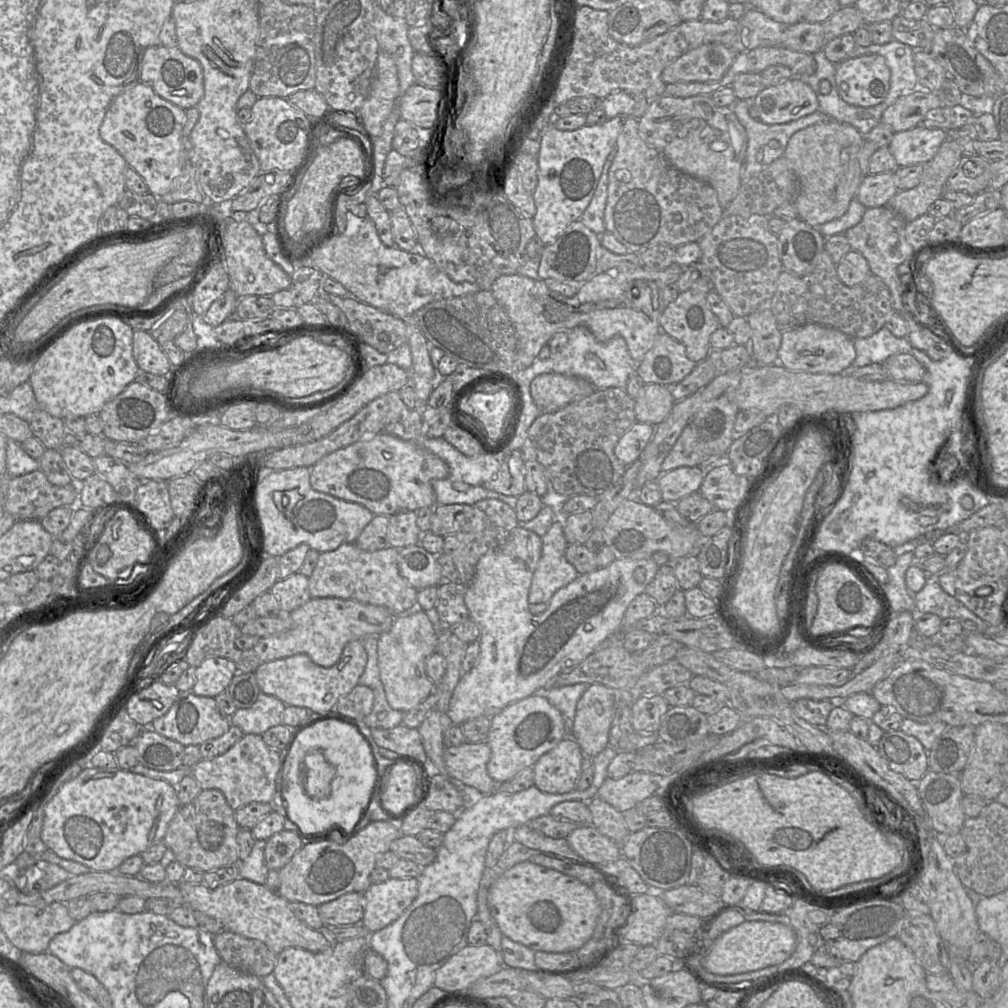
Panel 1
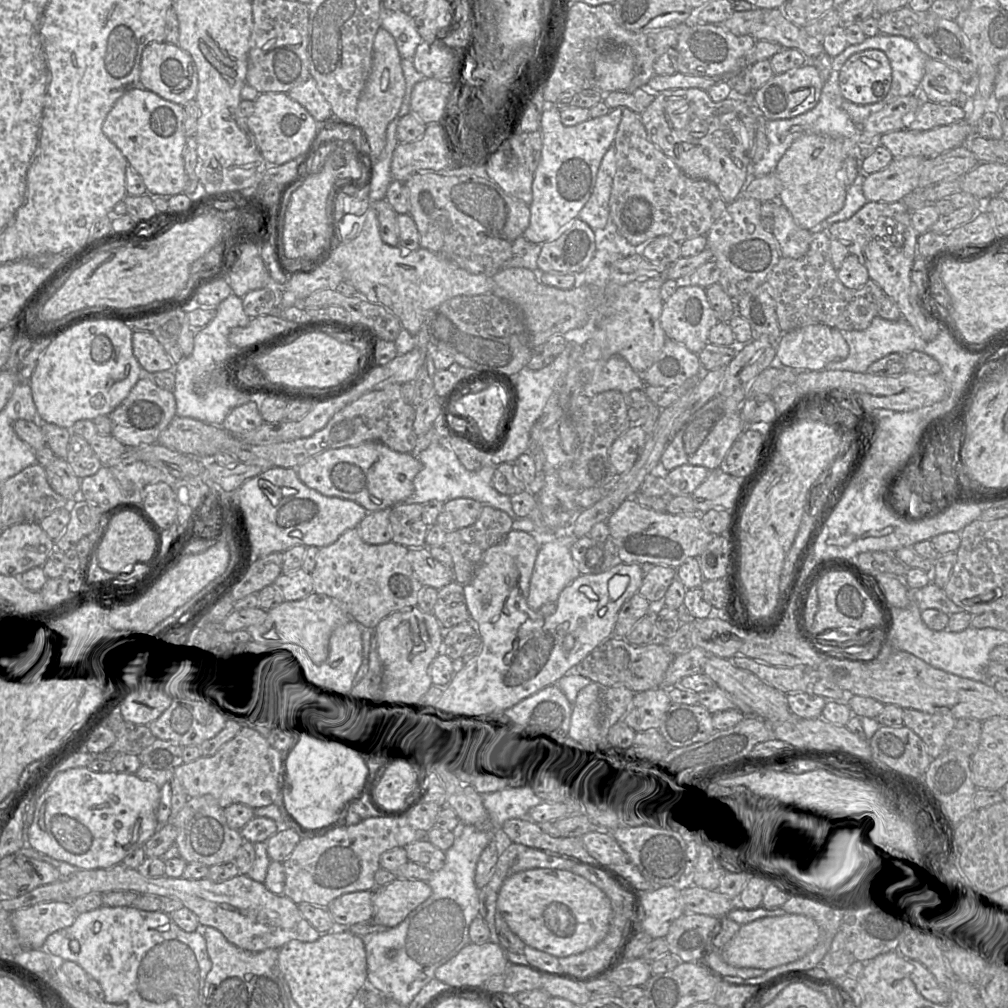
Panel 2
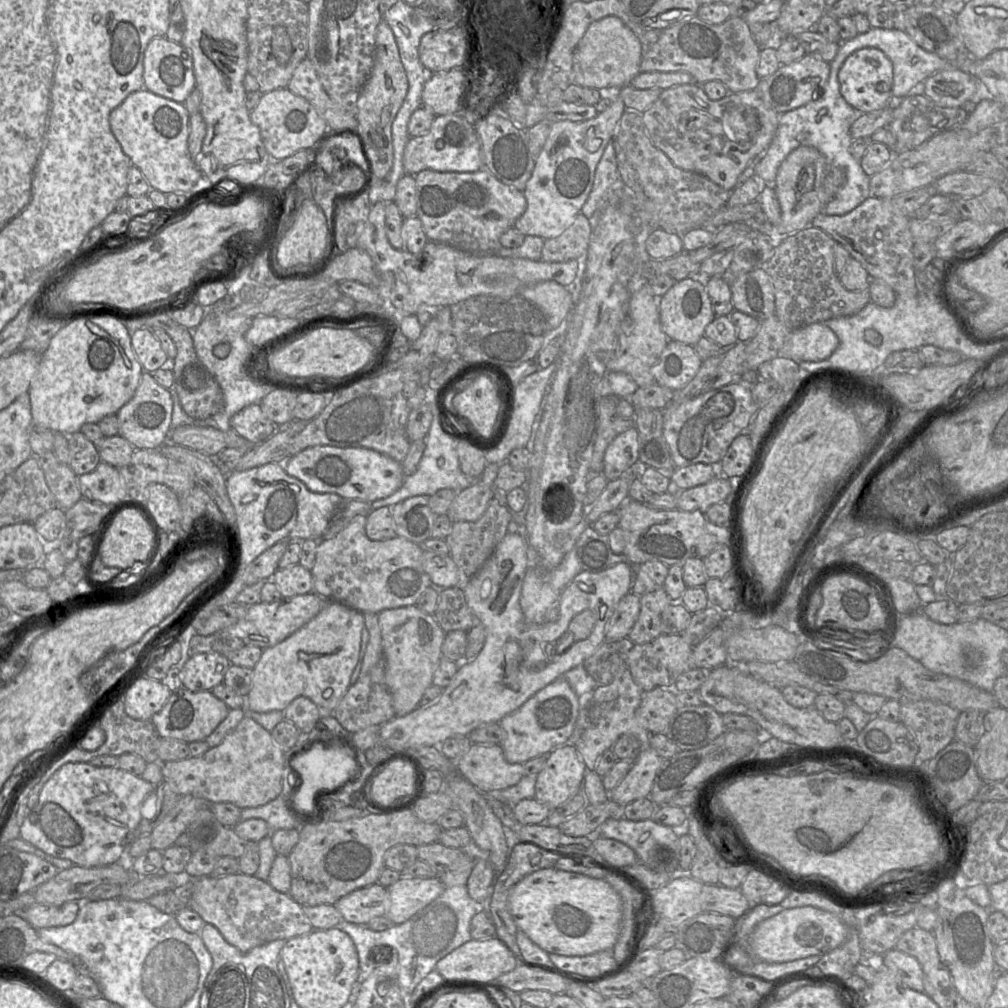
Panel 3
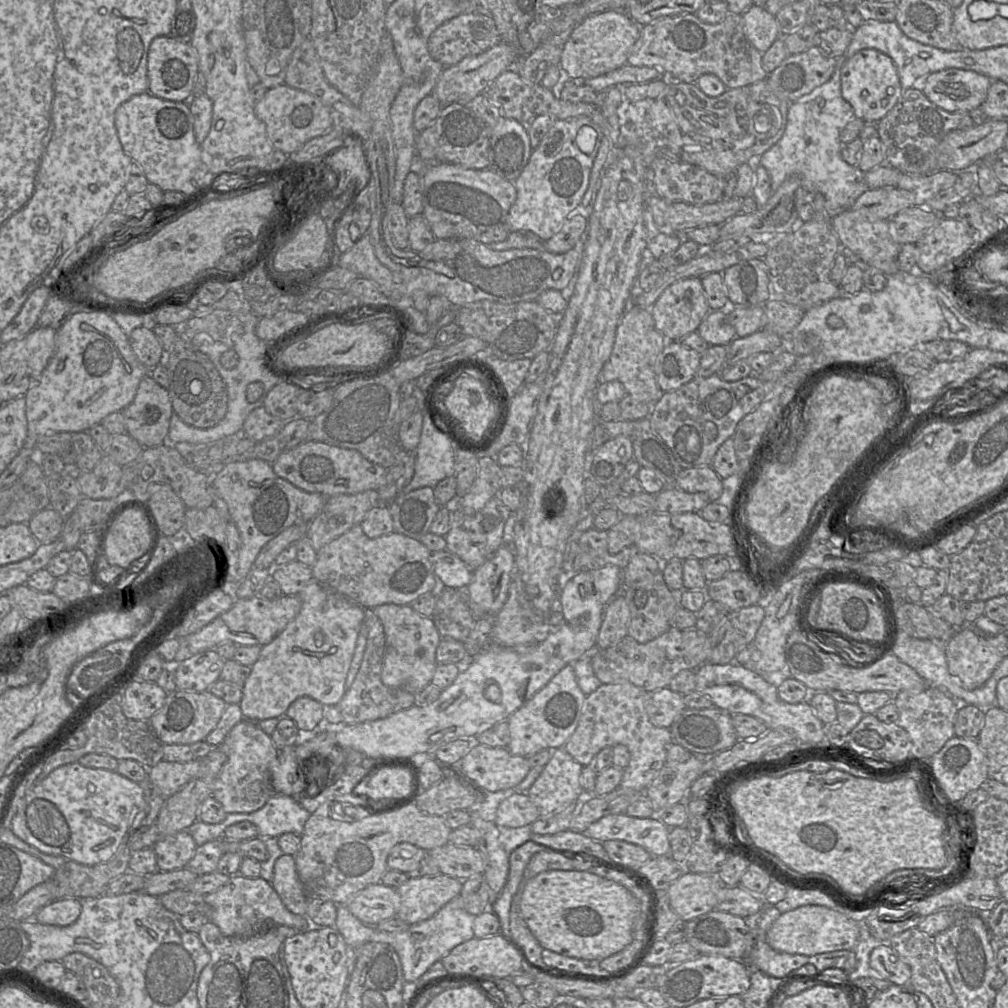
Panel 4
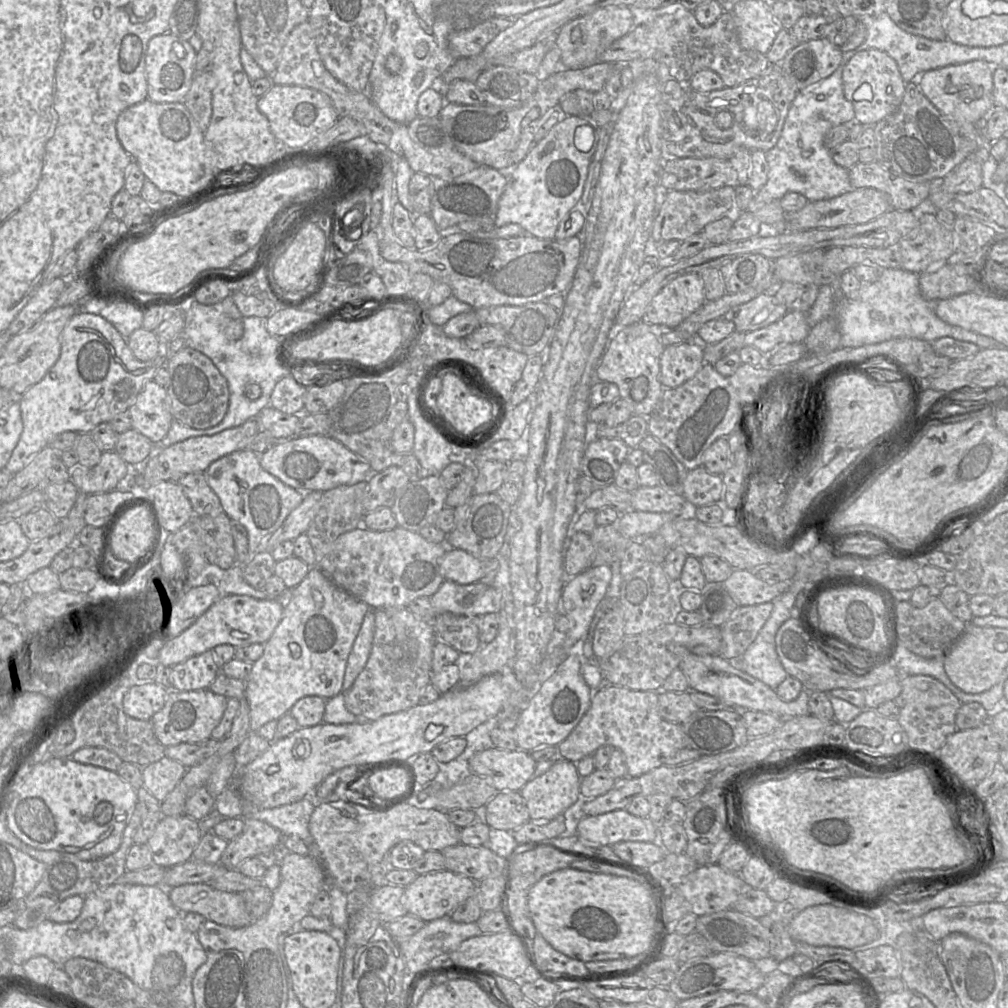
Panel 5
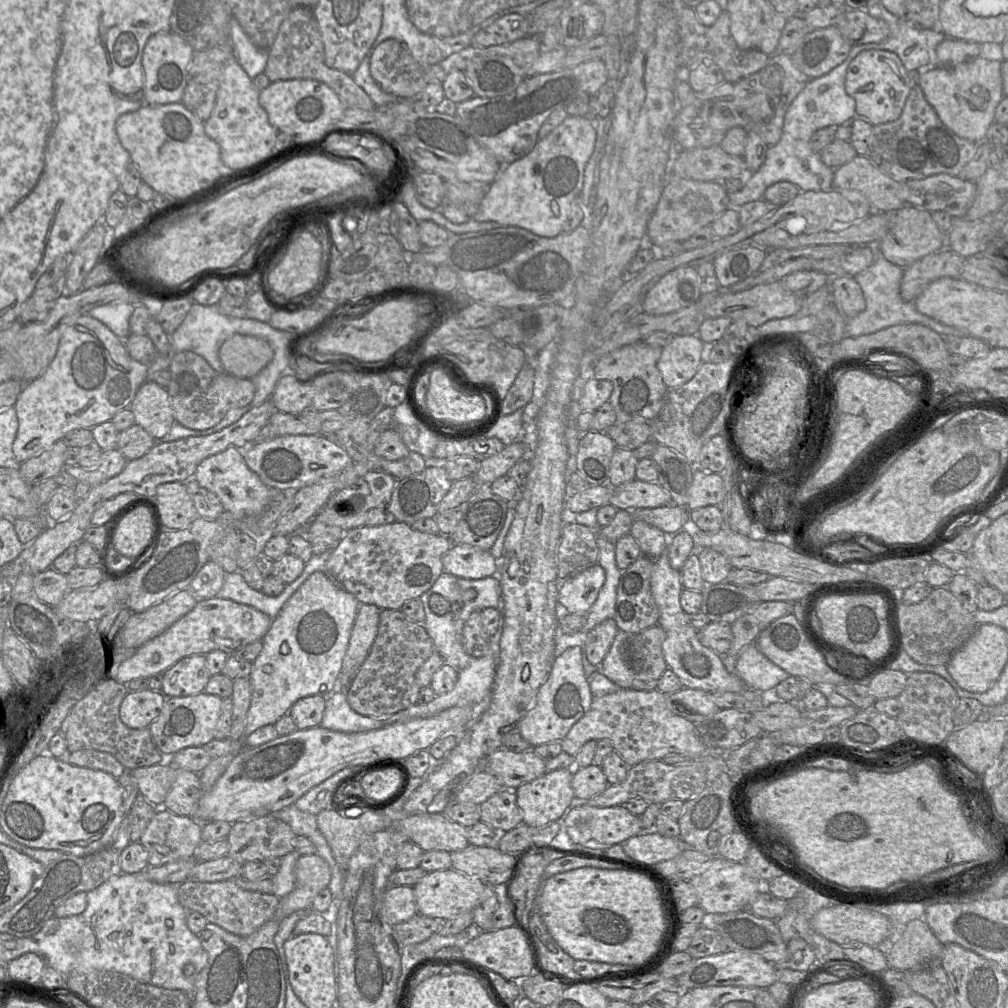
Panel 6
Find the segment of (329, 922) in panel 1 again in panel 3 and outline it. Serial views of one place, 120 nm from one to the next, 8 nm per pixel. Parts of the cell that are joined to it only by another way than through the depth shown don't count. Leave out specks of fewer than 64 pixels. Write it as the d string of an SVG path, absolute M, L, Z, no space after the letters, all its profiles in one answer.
M379 883L356 889L335 904L342 919L354 924L367 924L375 917L385 916L388 909L387 888Z

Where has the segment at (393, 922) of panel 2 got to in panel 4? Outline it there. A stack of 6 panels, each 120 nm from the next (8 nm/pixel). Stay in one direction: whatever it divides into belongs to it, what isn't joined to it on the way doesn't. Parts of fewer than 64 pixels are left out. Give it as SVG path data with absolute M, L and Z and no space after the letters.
M442 873L408 878L396 889L398 894L396 917L409 925L431 918L446 903L460 895L462 881Z

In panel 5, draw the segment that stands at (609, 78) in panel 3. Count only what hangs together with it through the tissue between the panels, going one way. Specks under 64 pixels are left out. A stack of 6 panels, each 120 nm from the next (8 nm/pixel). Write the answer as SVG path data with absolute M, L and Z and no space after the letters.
M606 6L568 22L557 32L556 37L562 63L567 69L582 69L593 65L606 48L628 34L633 27L633 15L626 6Z

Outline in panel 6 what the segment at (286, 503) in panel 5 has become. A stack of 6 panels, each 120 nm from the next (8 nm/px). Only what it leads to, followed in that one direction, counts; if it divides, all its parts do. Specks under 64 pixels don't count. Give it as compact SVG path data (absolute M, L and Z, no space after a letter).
M230 446L226 450L205 458L193 477L201 487L215 493L225 512L232 517L260 513L279 490L267 486L246 464L243 450Z

